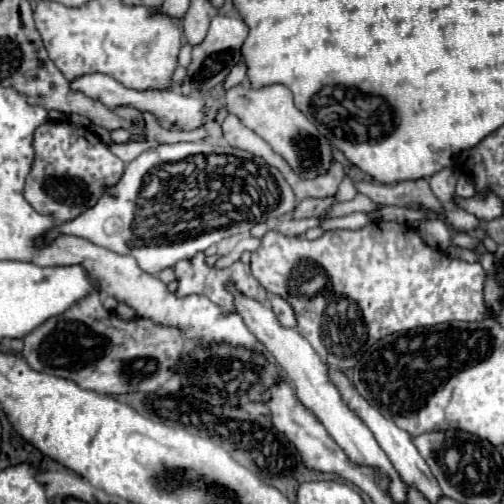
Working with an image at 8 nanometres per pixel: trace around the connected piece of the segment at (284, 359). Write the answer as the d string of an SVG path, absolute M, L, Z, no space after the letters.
M227 283L227 289L233 293L235 311L243 317L249 331L273 355L273 359L283 369L283 375L295 383L299 401L303 401L303 405L307 405L307 409L311 409L315 413L315 417L319 417L319 421L323 421L325 429L331 433L331 437L337 441L337 445L347 453L347 457L351 457L353 463L375 465L375 469L383 469L383 473L387 473L391 477L393 501L403 503L407 489L405 489L403 481L399 479L399 473L395 473L395 469L391 469L391 461L387 461L387 455L383 453L383 449L379 449L379 445L375 445L375 437L371 437L371 431L367 429L367 425L363 425L363 421L359 421L359 417L355 417L355 413L351 413L351 409L347 409L347 405L343 405L343 399L339 397L339 393L335 393L335 385L331 385L331 381L327 381L327 369L323 369L323 365L325 365L323 359L315 353L315 349L307 343L307 339L301 337L295 329L283 327L267 303L245 297L243 293L239 293L235 289L233 283Z

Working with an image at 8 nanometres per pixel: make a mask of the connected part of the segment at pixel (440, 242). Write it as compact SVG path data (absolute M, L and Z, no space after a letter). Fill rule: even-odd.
M427 219L415 225L419 235L423 237L423 241L435 249L445 251L451 245L451 235L453 231L449 229L447 223L443 223L441 219Z

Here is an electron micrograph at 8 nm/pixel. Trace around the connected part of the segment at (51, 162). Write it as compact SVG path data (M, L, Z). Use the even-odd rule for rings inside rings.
M47 121L33 135L33 165L25 181L25 199L37 213L51 213L59 223L67 223L93 207L107 187L115 185L125 169L125 163L85 127L75 127L69 121Z

